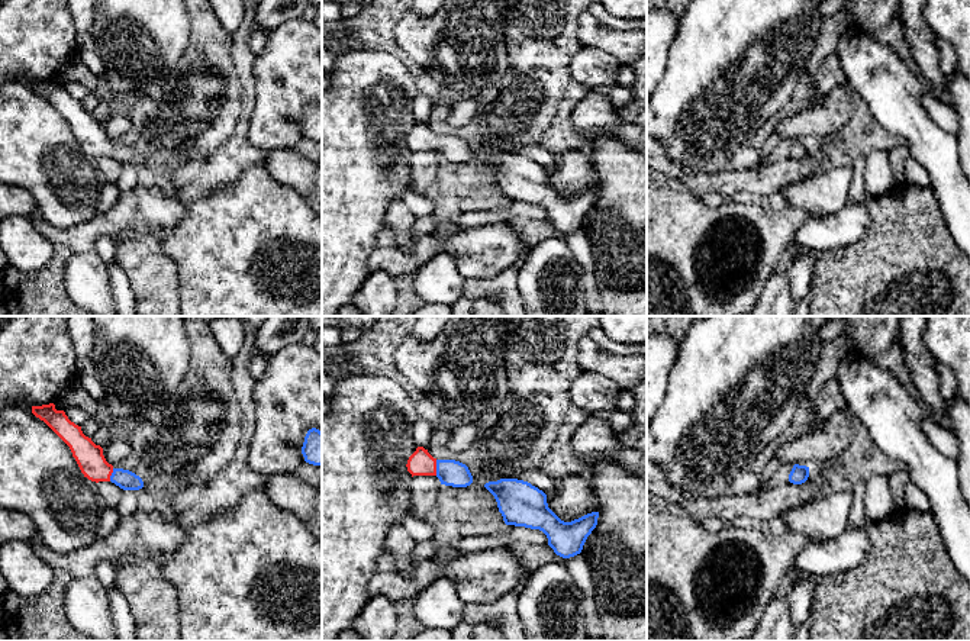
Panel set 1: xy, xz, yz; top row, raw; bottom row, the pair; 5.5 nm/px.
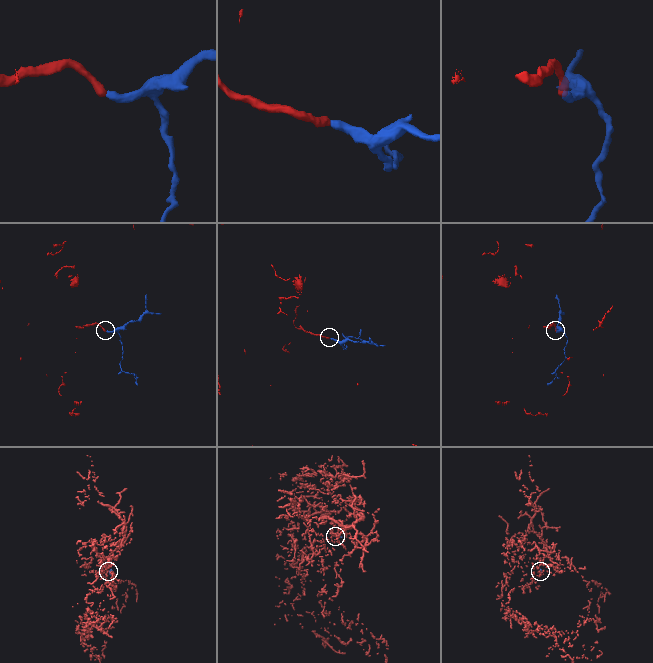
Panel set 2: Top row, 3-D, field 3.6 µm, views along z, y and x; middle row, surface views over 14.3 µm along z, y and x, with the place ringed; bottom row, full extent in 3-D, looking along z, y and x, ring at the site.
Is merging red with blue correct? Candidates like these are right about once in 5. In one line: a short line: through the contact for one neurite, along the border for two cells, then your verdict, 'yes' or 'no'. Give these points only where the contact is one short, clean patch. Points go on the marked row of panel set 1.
line xz (421, 463), (435, 467), (453, 473); yes

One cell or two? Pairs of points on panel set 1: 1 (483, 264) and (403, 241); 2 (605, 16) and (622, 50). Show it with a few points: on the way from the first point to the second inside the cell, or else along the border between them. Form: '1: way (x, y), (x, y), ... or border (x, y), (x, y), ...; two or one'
1: border (412, 242), (413, 245); two
2: border (592, 15), (603, 25), (631, 32); two

